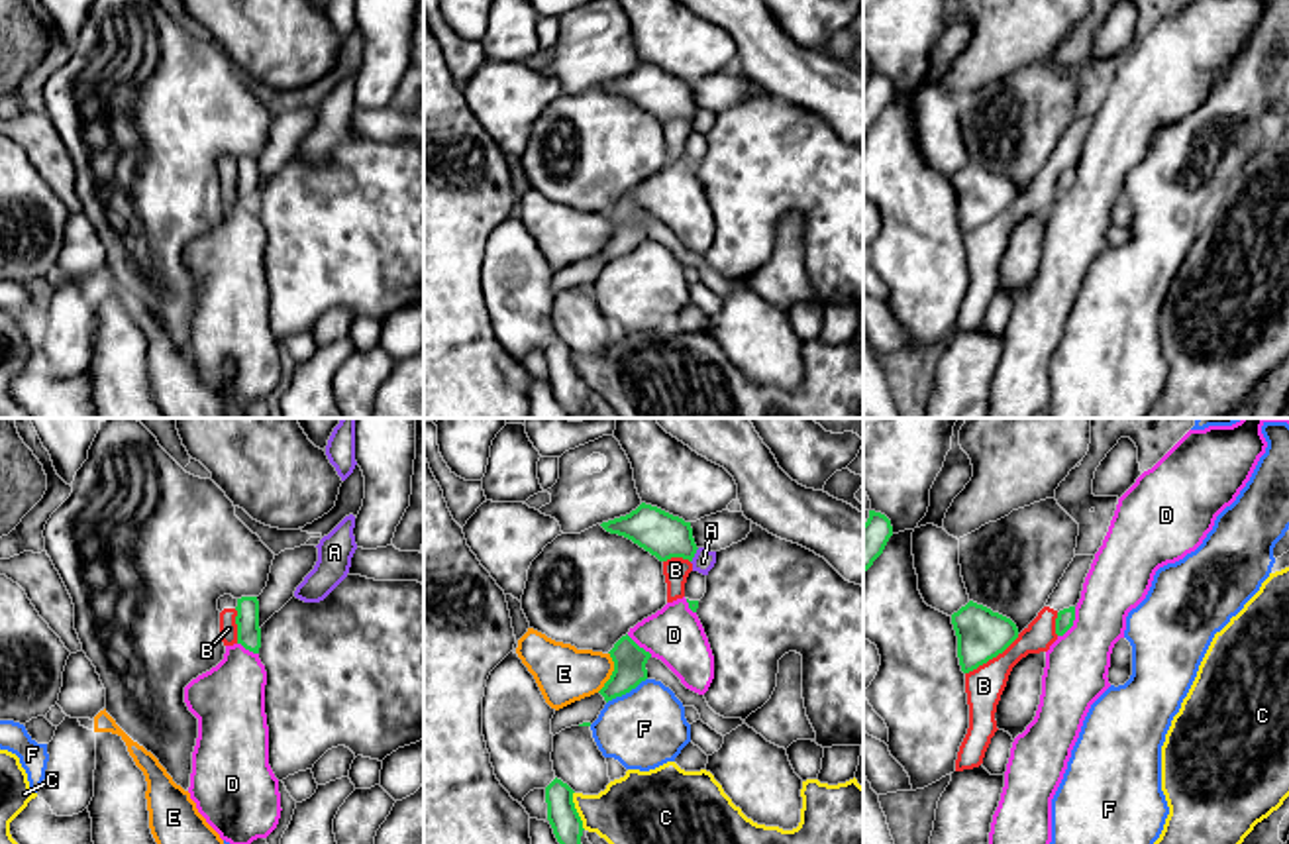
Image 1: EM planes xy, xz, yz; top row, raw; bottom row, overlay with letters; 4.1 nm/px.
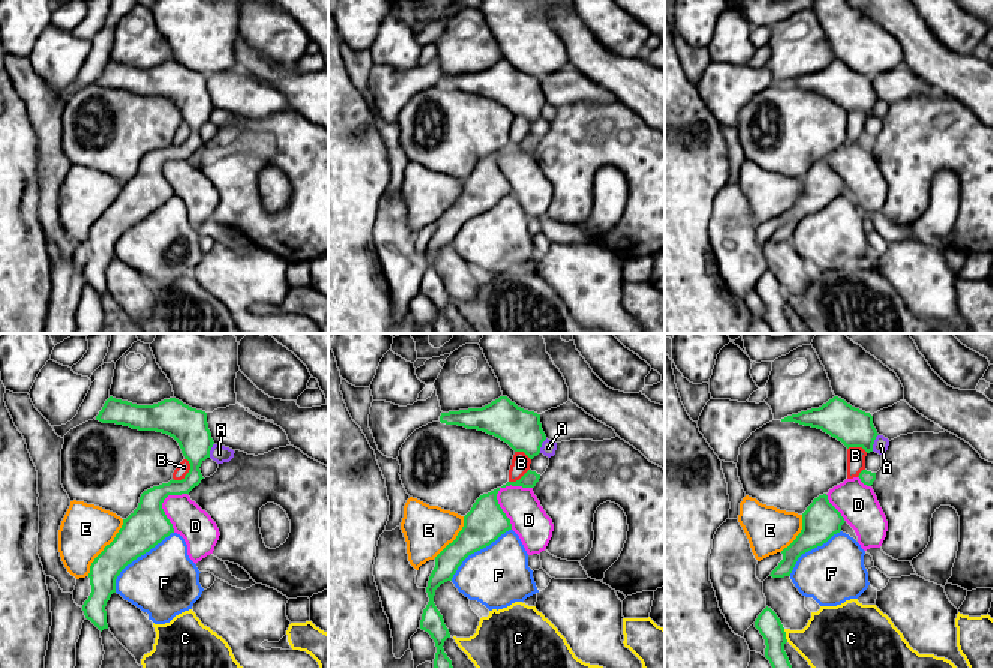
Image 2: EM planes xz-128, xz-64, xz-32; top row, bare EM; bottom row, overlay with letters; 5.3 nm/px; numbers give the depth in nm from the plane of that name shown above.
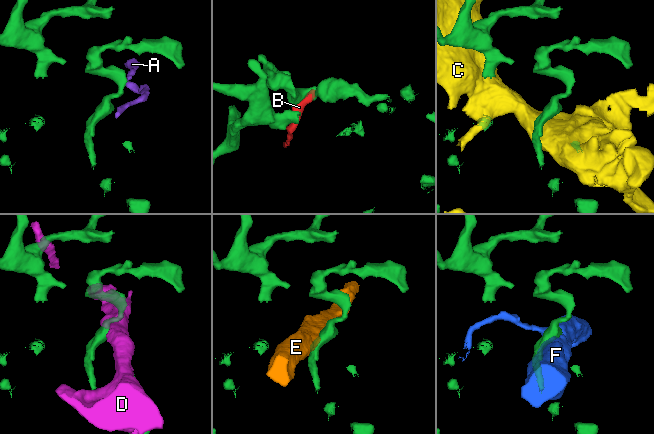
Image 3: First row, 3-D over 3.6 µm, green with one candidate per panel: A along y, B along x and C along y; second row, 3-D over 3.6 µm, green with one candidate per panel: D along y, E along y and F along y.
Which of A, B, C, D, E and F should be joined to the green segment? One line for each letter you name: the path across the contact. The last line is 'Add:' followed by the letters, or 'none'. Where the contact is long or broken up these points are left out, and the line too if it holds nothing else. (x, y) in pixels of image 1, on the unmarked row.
Add: none

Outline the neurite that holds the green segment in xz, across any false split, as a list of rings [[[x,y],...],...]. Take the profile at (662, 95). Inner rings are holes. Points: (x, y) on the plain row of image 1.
[[[645,63],[630,75],[602,82],[600,86],[610,94],[632,100],[659,122],[671,118],[693,122],[698,110],[691,82]]]

